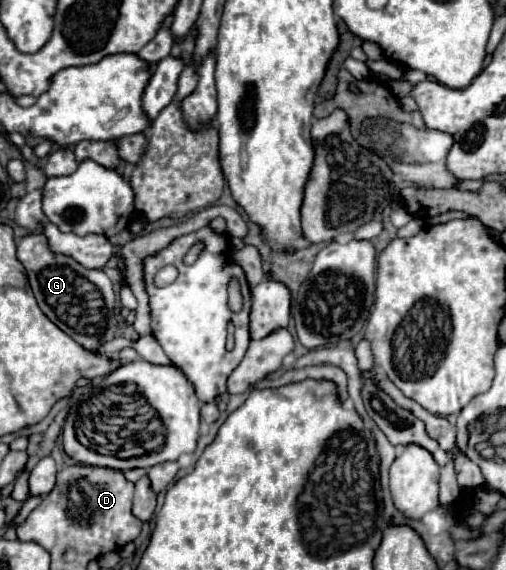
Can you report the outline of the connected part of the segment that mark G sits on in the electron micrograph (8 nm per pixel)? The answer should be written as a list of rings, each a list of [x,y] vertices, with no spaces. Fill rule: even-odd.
[[[28,234],[20,240],[18,260],[22,262],[36,302],[46,318],[50,318],[62,332],[76,340],[86,350],[112,340],[118,332],[118,318],[114,316],[114,290],[112,282],[102,270],[90,270],[74,258],[54,254],[48,248],[44,234]]]

